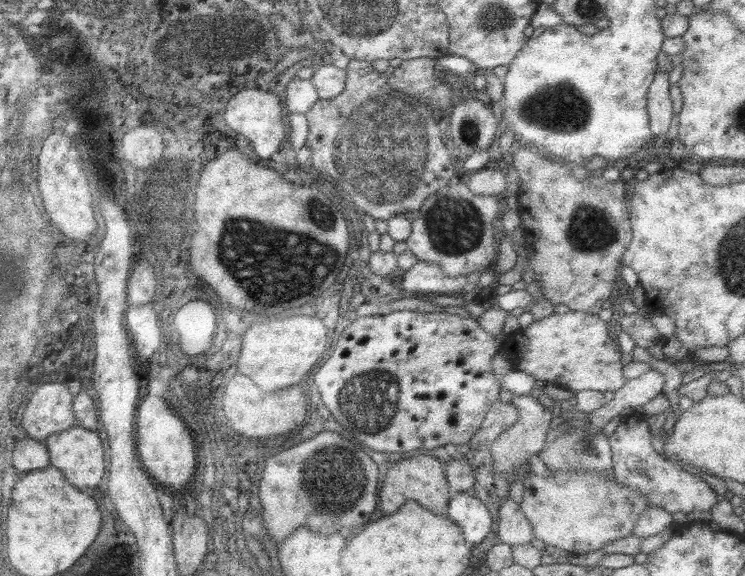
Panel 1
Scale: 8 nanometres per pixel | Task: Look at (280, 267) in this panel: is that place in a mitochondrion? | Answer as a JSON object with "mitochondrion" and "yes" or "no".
{"mitochondrion":"yes"}

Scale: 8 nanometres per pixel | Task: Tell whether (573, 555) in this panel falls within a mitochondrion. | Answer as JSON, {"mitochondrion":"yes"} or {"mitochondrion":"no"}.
{"mitochondrion":"no"}

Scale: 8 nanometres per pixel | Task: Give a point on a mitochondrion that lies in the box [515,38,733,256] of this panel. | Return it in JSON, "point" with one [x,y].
{"point":[563,108]}

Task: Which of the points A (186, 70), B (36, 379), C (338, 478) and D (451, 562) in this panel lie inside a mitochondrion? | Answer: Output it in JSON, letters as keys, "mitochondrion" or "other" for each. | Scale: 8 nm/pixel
{"A":"mitochondrion","B":"other","C":"mitochondrion","D":"other"}

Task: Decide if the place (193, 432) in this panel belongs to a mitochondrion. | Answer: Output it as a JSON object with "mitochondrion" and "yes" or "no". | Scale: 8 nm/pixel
{"mitochondrion":"no"}

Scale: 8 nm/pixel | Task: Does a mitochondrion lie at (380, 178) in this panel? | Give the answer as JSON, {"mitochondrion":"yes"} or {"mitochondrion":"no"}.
{"mitochondrion":"yes"}

